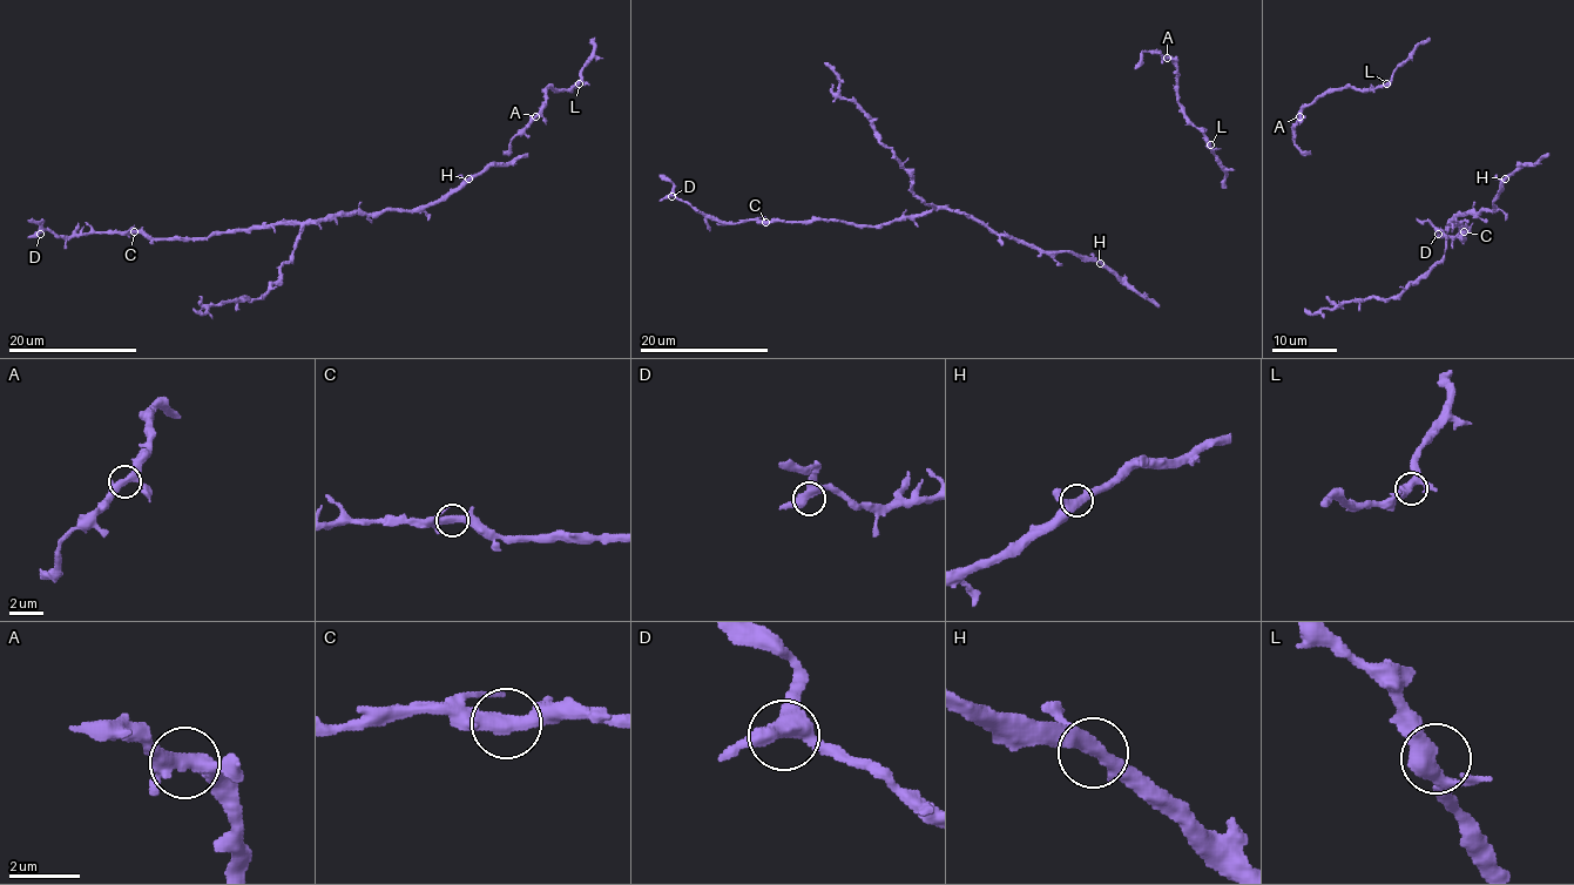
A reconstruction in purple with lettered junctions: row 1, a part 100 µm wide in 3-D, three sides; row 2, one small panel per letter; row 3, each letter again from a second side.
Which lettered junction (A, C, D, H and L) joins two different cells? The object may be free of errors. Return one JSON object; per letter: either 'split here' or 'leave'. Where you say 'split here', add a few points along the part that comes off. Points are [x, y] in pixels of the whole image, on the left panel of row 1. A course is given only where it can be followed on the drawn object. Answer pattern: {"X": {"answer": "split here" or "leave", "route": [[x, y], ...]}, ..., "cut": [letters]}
{"A": {"answer": "leave"}, "C": {"answer": "leave"}, "D": {"answer": "leave"}, "H": {"answer": "leave"}, "L": {"answer": "leave"}, "cut": []}

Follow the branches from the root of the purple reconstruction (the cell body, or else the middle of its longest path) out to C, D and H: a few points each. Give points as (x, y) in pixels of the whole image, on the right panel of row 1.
C: (1493, 209), (1460, 213), (1451, 222), (1467, 230), (1460, 238), (1464, 231)
D: (1493, 209), (1460, 213), (1451, 222), (1467, 230), (1463, 238), (1464, 231), (1454, 237), (1441, 230), (1438, 234)
H: (1493, 209), (1505, 178)

